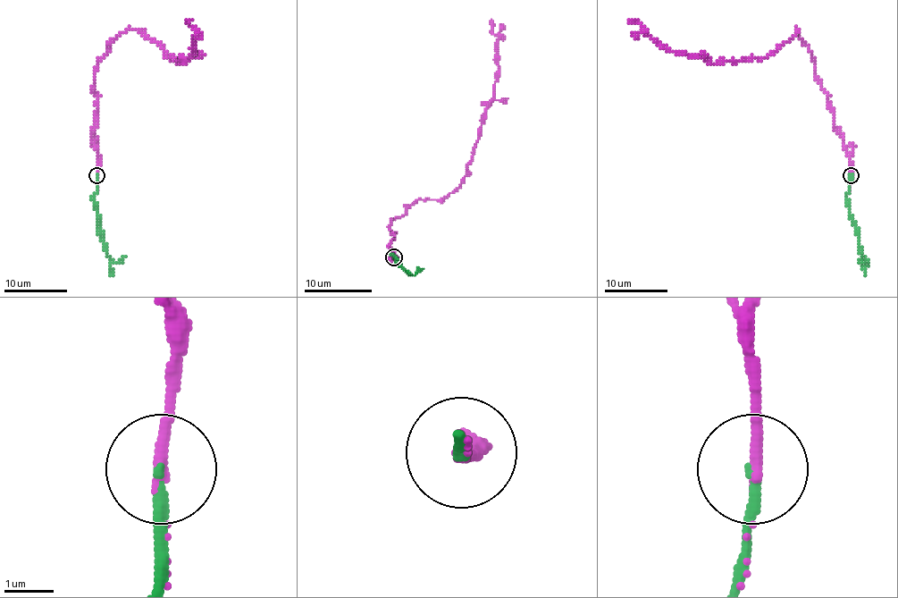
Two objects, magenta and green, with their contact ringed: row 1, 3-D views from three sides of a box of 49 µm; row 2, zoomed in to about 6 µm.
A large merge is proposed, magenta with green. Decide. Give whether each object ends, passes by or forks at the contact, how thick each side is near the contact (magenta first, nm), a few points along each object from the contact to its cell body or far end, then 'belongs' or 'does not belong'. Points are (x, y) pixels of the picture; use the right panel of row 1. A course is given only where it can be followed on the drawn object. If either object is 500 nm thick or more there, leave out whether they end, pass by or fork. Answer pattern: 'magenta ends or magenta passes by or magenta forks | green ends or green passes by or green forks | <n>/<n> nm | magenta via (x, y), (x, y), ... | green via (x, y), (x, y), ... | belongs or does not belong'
magenta ends | green ends | 260/220 nm | magenta via (850, 175), (850, 153), (833, 126), (828, 95), (796, 29), (765, 56), (714, 63), (670, 52), (627, 19) | green via (850, 175), (847, 204), (861, 254), (868, 262), (861, 257) | belongs

